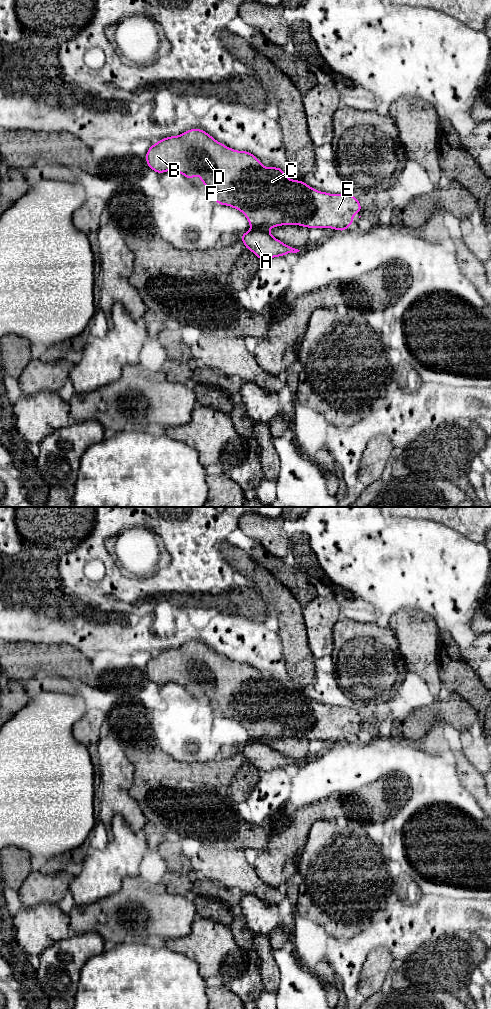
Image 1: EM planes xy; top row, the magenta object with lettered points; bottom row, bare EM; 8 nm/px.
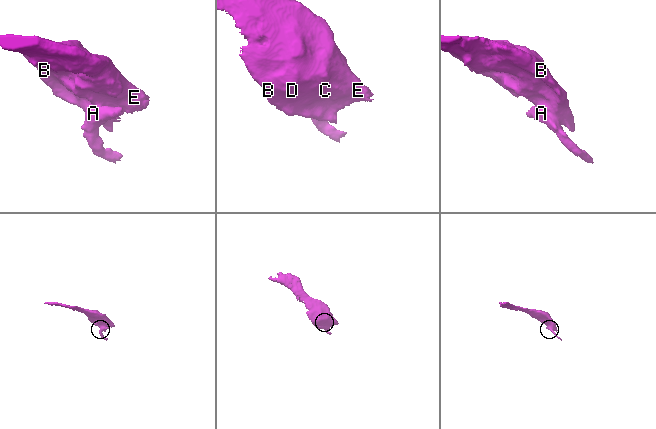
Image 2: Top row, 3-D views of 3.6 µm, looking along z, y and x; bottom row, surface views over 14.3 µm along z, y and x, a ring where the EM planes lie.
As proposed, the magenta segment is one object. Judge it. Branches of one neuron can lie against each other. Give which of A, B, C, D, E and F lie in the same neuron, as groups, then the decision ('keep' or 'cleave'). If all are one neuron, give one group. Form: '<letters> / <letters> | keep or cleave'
A / B C D E F | cleave

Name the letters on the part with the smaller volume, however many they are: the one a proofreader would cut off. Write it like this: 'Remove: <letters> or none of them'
Remove: A

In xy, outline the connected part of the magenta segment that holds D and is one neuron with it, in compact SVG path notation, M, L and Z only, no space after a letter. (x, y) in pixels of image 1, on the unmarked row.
M189 641L178 648L162 650L148 661L145 672L149 680L158 686L173 682L191 693L195 687L199 687L200 693L206 697L216 715L241 723L246 728L251 741L269 742L271 739L296 736L309 741L319 739L346 743L349 738L353 737L353 728L362 722L358 711L351 706L333 707L317 703L304 693L291 692L281 680L267 680L261 676L254 666L248 663L231 661L216 653L202 641Z

